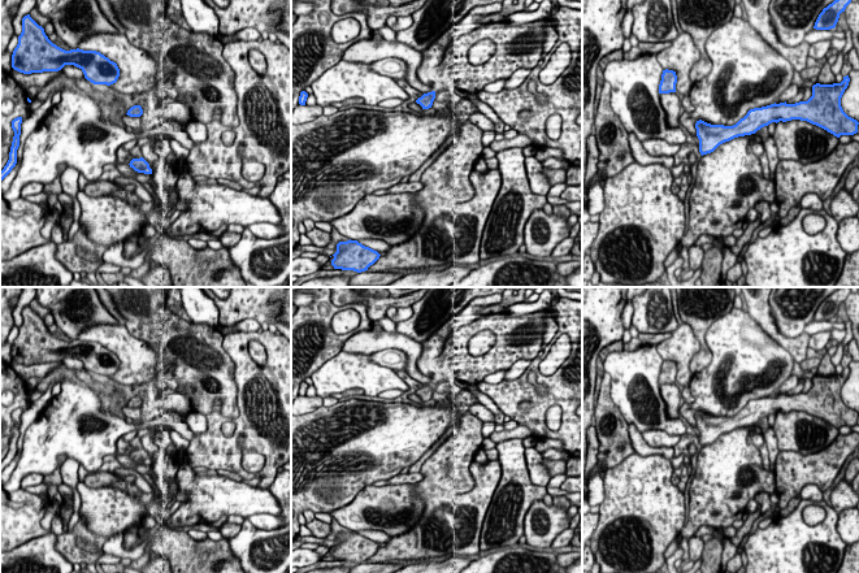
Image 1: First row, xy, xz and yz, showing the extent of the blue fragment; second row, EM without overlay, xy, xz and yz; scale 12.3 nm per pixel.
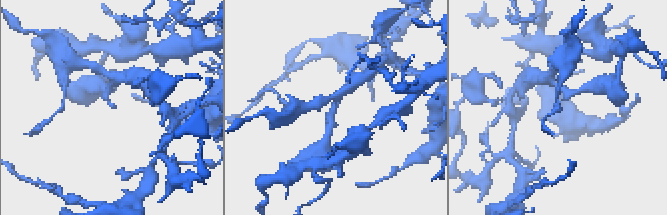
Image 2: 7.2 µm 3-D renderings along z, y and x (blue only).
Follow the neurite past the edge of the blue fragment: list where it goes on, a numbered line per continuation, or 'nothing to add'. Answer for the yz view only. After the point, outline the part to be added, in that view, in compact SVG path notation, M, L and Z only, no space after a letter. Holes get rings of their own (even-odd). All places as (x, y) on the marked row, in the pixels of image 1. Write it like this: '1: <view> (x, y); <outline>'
nothing to add

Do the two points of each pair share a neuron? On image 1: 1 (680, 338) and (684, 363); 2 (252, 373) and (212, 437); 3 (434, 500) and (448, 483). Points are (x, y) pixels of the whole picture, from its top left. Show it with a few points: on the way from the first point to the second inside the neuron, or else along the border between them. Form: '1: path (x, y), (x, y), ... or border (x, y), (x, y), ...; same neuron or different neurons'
1: path (681, 344), (682, 356); same neuron
2: path (242, 394), (243, 428), (233, 438); same neuron
3: border (429, 480), (442, 490); different neurons

